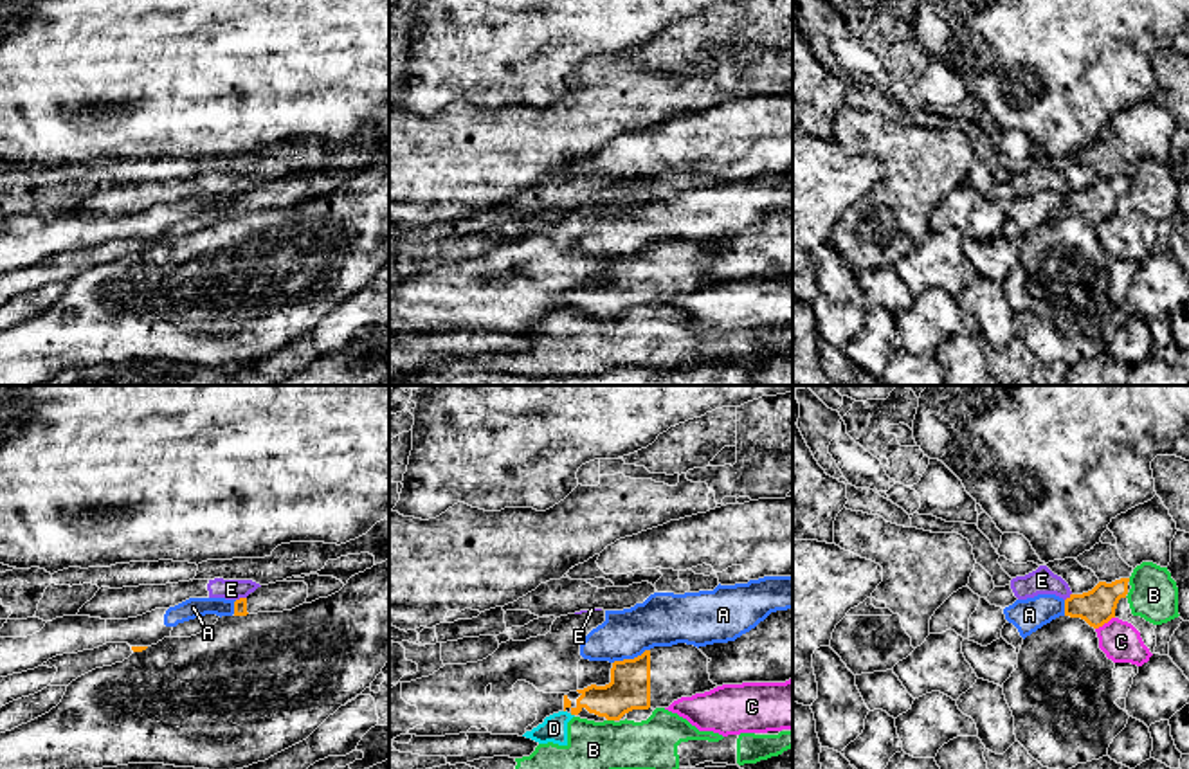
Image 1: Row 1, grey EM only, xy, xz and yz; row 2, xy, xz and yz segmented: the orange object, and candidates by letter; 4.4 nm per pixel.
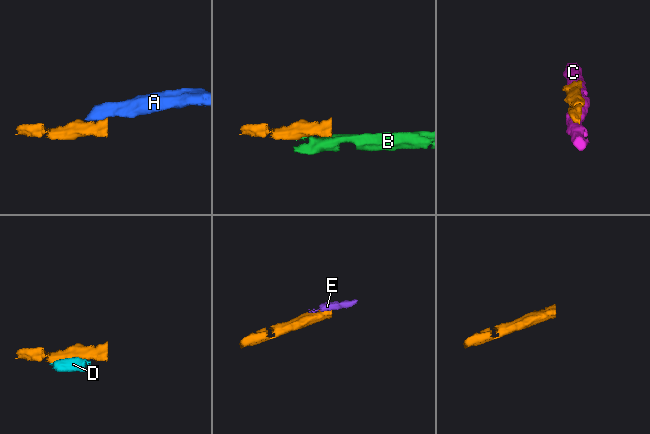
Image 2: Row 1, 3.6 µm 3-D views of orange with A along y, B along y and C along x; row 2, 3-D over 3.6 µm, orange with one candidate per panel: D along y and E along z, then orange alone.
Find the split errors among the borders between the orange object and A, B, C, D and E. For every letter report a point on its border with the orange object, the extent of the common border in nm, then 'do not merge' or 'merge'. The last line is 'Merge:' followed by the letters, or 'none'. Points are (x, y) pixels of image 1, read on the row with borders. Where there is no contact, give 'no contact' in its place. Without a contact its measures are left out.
A: contact xz (631, 660); length 180 nm; do not merge
B: contact xz (611, 719); length 30 nm; do not merge
C: contact yz (1105, 622); length 110 nm; do not merge
D: no contact; do not merge
E: contact xy (240, 598); length 50 nm; do not merge
Merge: none

